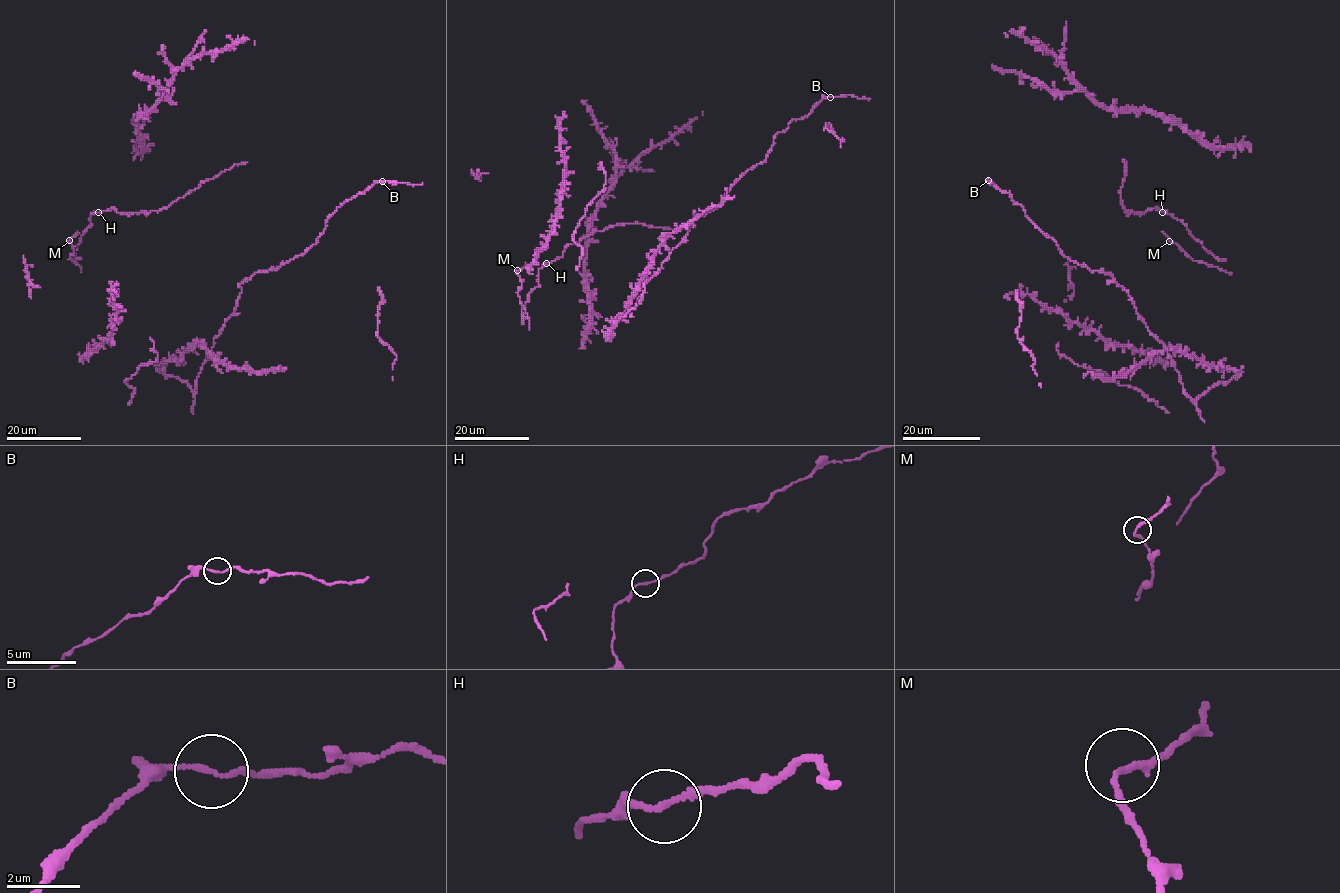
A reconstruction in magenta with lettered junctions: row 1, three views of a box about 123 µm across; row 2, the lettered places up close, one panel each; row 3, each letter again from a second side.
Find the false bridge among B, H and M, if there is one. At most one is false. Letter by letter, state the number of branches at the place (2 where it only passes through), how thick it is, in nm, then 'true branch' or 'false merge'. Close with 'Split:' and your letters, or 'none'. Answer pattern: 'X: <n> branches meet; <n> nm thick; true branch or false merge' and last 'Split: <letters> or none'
B: 2 branches meet; 140 nm thick; true branch
H: 2 branches meet; 150 nm thick; true branch
M: 2 branches meet; 180 nm thick; true branch
Split: none

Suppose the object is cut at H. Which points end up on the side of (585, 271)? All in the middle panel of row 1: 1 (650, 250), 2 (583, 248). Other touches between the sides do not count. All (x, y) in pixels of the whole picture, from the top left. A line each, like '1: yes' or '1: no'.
1: yes
2: yes

